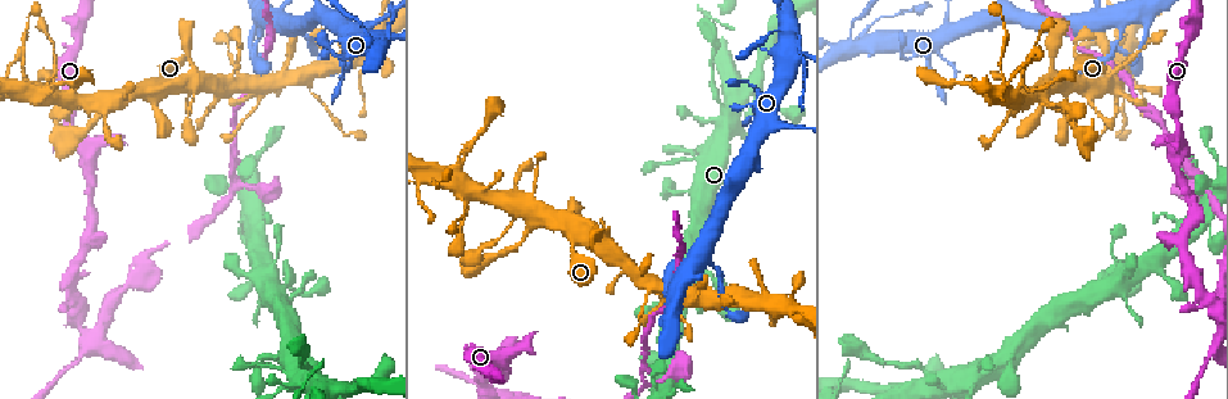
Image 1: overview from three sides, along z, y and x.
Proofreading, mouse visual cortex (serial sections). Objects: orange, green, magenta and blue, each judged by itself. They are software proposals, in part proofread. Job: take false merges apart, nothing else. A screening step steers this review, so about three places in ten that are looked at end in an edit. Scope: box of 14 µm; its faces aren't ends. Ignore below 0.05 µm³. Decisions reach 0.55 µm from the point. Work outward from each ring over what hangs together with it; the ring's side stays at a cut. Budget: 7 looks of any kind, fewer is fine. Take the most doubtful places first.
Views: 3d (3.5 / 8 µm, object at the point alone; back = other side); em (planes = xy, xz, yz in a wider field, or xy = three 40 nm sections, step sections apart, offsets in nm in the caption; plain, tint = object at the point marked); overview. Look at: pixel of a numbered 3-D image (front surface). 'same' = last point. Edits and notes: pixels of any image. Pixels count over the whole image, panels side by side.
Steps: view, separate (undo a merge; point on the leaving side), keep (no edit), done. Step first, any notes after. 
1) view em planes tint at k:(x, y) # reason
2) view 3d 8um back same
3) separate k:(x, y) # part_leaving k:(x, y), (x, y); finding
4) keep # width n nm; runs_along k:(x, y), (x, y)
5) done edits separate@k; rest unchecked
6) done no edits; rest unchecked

view 3d 3.5um at 1:(865, 47) # abrupt turn

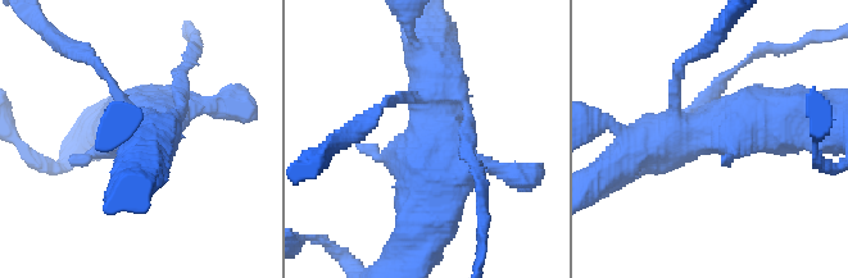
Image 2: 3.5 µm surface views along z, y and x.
view em xy step 3 tint at 2:(431, 131)

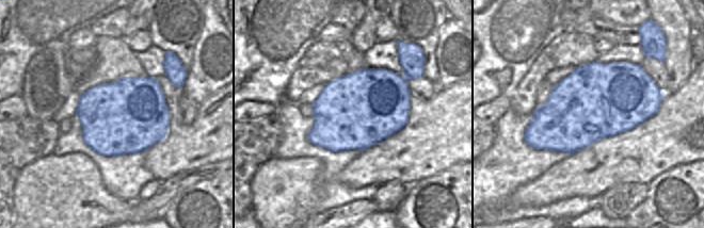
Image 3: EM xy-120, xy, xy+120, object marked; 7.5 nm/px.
separate 2:(187, 59) # width 550 nm; part_leaving 2:(177, 106), (181, 76), (196, 44); a second cell is stuck on

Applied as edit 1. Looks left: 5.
view overview

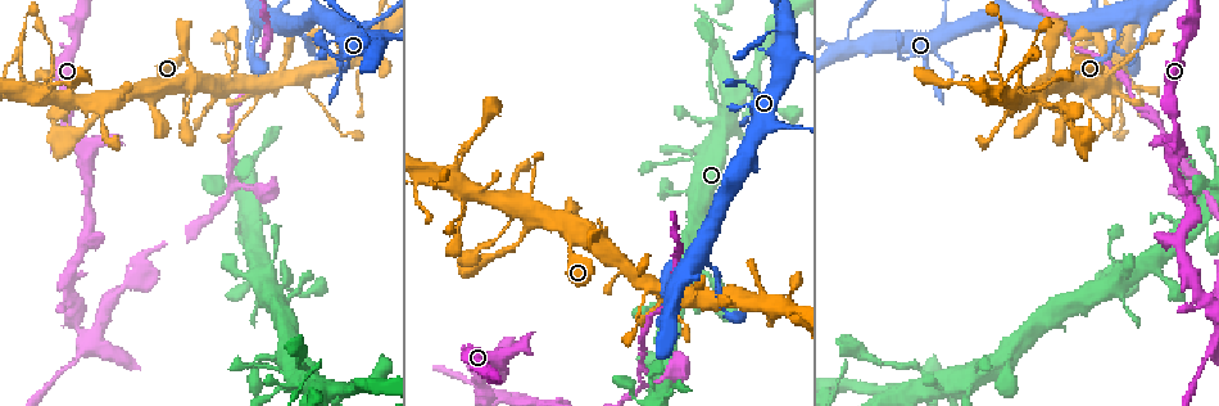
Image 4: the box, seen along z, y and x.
view 3d 3.5um at 4:(82, 356) # abrupt turn

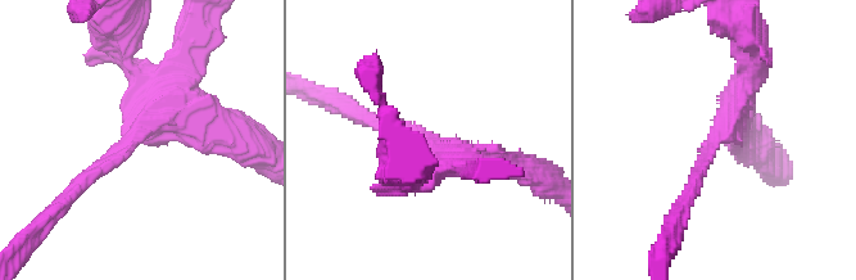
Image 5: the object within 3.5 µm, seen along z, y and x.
view em xy step 5 tint at 5:(715, 138) # arm_widths 200, 350 nm; shape alone is not enough

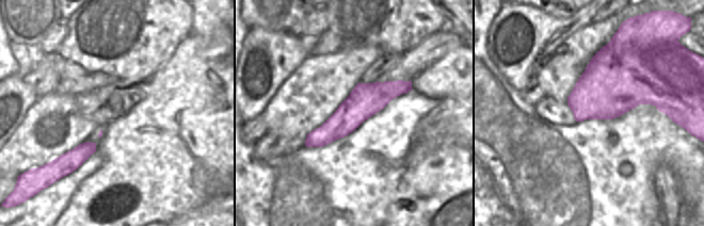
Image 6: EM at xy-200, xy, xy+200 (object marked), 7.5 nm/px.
separate 5:(200, 43) # part_leaving 5:(149, 80), (185, 59), (189, 32); two cells meet here

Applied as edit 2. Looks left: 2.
done edits separate@2, separate@5; rest unchecked

